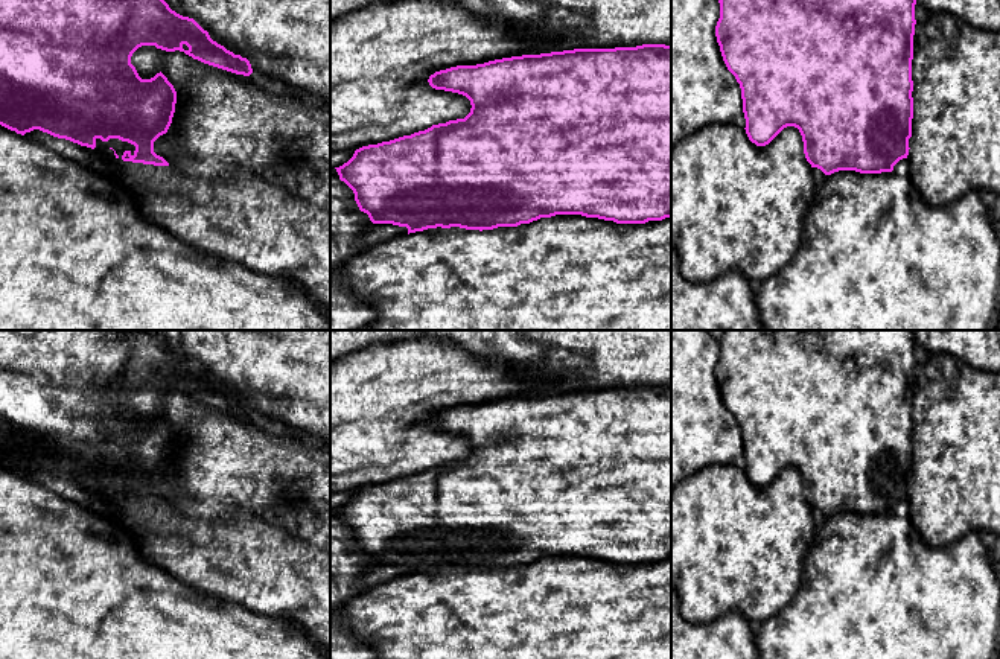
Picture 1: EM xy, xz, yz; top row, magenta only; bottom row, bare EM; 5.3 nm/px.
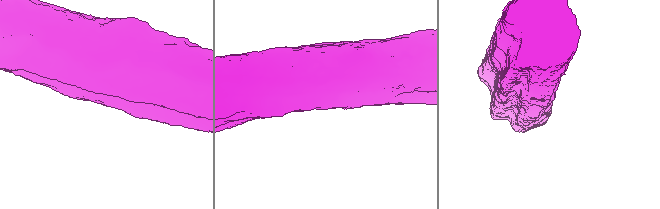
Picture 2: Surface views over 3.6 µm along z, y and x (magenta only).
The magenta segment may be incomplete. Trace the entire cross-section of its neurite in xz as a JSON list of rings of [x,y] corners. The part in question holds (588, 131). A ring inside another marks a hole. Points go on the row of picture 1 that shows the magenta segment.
[[[642,44],[615,49],[574,49],[540,55],[522,55],[489,61],[476,65],[457,65],[435,72],[428,79],[435,90],[452,91],[470,100],[470,113],[464,119],[432,125],[425,131],[403,135],[390,142],[362,146],[339,167],[339,180],[355,193],[361,212],[373,224],[393,224],[406,227],[408,234],[428,228],[460,227],[466,230],[493,230],[498,227],[518,227],[540,218],[556,215],[581,215],[613,221],[616,224],[645,224],[671,218],[671,44]]]

